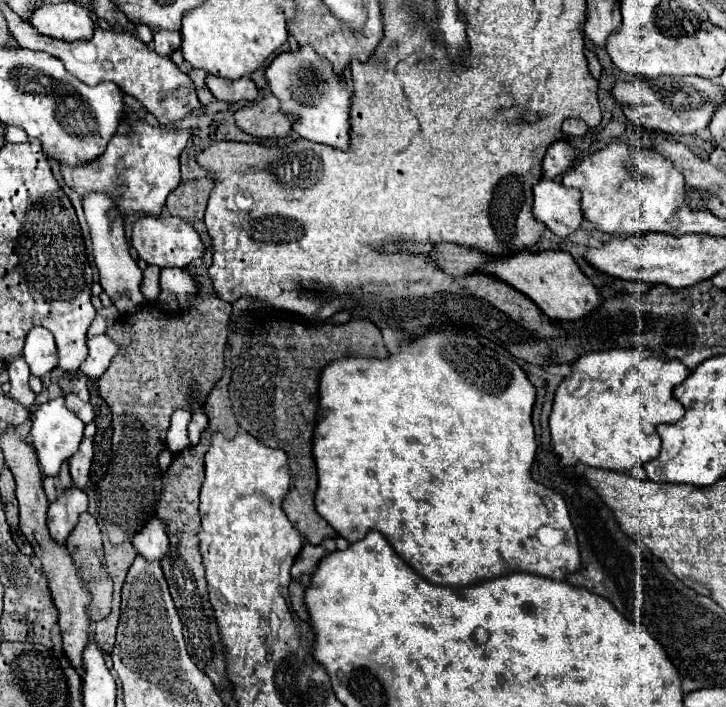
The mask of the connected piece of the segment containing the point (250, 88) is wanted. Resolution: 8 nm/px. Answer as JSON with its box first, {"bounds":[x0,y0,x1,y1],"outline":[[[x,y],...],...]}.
{"bounds":[206,75,258,103],"outline":[[[216,75],[206,77],[206,87],[218,101],[238,103],[238,101],[256,101],[258,89],[250,77],[244,79],[222,79]]]}

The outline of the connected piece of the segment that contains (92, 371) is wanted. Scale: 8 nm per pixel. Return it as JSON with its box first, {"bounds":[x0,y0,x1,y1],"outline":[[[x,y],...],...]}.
{"bounds":[80,335,118,379],"outline":[[[96,335],[88,339],[88,357],[80,365],[80,371],[92,379],[98,379],[110,365],[112,357],[116,355],[118,347],[108,335]]]}

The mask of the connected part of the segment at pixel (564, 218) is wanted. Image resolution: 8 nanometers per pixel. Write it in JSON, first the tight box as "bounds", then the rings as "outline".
{"bounds":[534,179,584,237],"outline":[[[542,179],[534,185],[534,217],[558,237],[568,237],[584,221],[580,191],[564,187],[554,179]]]}

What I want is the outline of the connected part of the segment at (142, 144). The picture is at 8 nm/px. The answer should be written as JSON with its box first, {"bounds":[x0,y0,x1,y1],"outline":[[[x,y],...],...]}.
{"bounds":[62,119,190,217],"outline":[[[128,119],[120,127],[124,127],[124,131],[126,127],[132,127],[134,133],[126,135],[118,131],[110,139],[102,157],[80,167],[62,167],[62,177],[68,187],[82,197],[88,193],[106,193],[114,203],[110,217],[126,217],[136,213],[156,217],[162,213],[168,195],[180,185],[180,153],[190,139],[190,131],[154,127],[142,119]]]}

